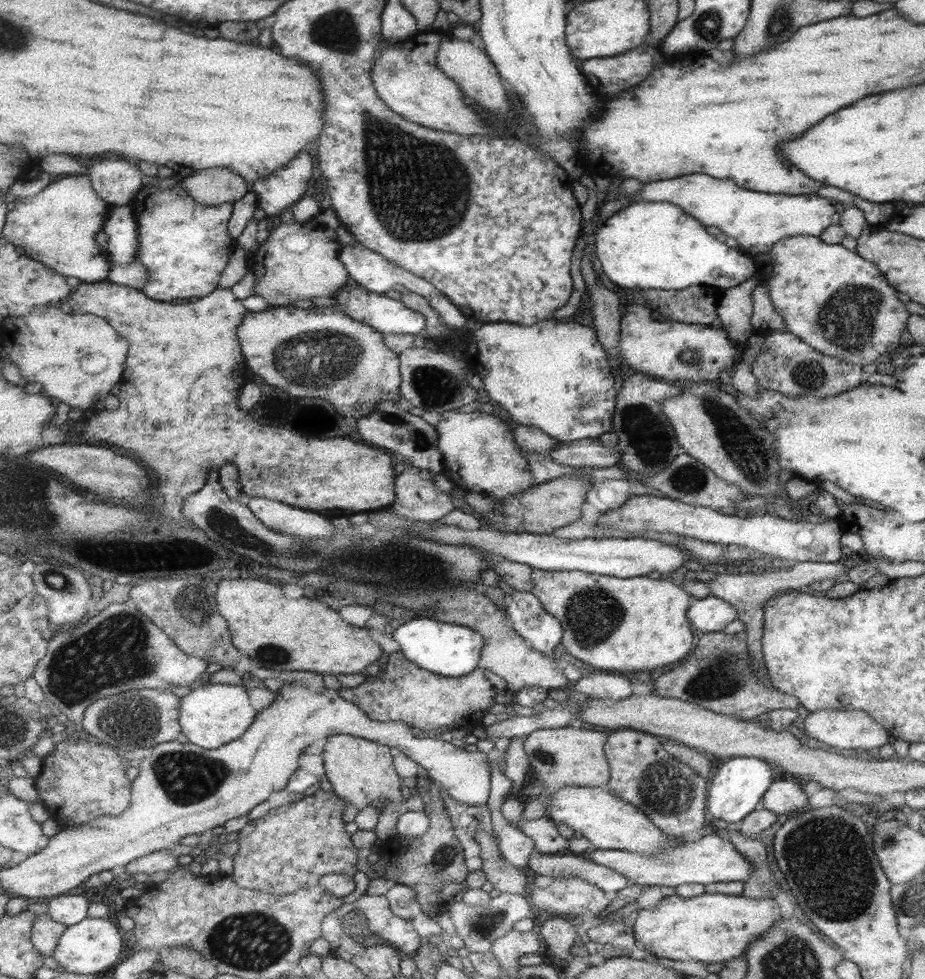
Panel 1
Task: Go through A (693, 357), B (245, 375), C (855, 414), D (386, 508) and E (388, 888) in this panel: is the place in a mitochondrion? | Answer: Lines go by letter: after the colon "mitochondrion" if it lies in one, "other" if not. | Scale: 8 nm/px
A: mitochondrion
B: other
C: other
D: other
E: other

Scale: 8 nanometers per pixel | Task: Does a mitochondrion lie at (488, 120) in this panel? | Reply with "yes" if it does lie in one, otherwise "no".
no

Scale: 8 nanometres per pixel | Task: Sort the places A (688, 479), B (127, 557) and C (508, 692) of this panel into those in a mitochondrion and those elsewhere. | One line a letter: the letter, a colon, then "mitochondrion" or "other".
A: mitochondrion
B: other
C: other

